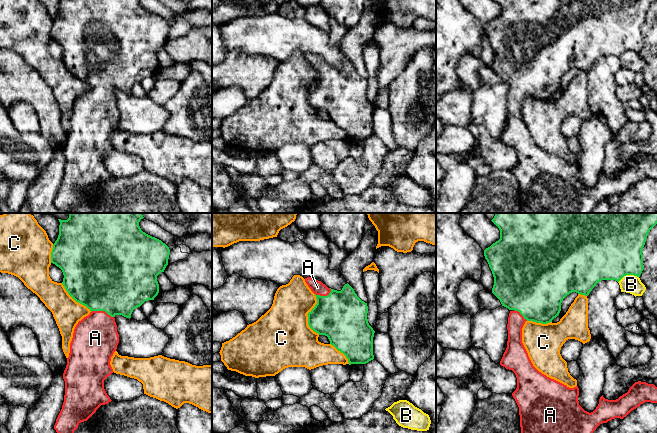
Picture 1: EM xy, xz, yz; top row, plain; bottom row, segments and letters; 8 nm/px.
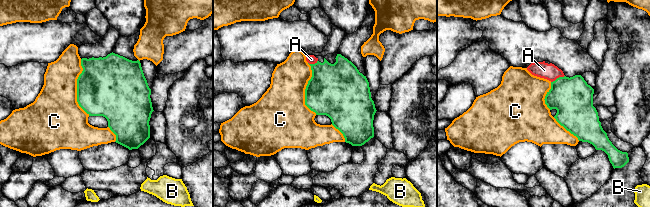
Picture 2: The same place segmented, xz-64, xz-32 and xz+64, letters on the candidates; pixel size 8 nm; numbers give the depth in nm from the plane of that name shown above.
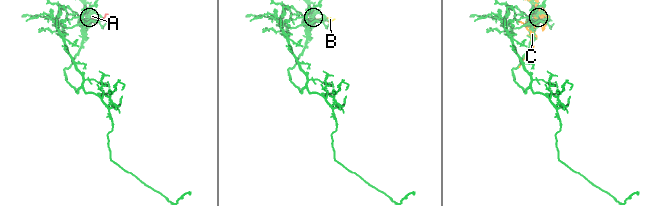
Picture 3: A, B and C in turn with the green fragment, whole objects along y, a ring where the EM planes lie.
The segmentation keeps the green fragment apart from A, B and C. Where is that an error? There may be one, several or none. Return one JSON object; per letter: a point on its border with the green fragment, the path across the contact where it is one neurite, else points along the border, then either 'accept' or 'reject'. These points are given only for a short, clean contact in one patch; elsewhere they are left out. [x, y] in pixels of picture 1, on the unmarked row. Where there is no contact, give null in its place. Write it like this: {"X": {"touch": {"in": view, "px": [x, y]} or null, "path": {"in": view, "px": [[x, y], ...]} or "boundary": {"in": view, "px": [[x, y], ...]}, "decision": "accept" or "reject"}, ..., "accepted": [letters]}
{"A": {"touch": {"in": "xy", "px": [102, 86]}, "path": {"in": "xy", "px": [[105, 55], [105, 77], [102, 86], [95, 114]]}, "decision": "accept"}, "B": {"touch": {"in": "yz", "px": [628, 50]}, "decision": "reject"}, "C": {"touch": {"in": "xz", "px": [307, 90]}, "decision": "reject"}, "accepted": ["A"]}

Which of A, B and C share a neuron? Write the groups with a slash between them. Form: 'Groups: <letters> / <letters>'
Groups: A / B / C

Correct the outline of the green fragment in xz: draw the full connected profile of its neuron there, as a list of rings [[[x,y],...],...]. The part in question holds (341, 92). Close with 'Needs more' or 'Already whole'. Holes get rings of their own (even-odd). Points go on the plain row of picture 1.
[[[307,53],[305,58],[315,70],[317,80],[307,90],[309,103],[319,111],[328,113],[330,120],[343,129],[351,140],[366,140],[374,135],[373,113],[375,107],[367,95],[368,82],[347,59],[341,67],[328,64],[321,57]]]. Needs more

